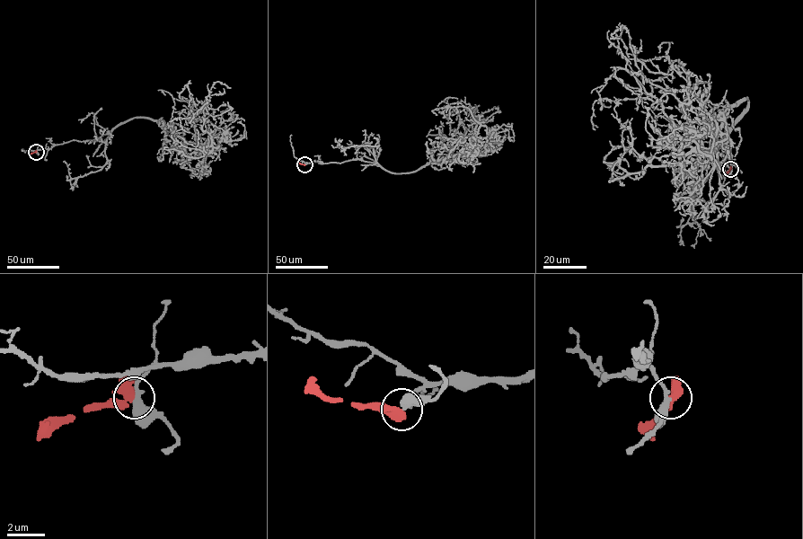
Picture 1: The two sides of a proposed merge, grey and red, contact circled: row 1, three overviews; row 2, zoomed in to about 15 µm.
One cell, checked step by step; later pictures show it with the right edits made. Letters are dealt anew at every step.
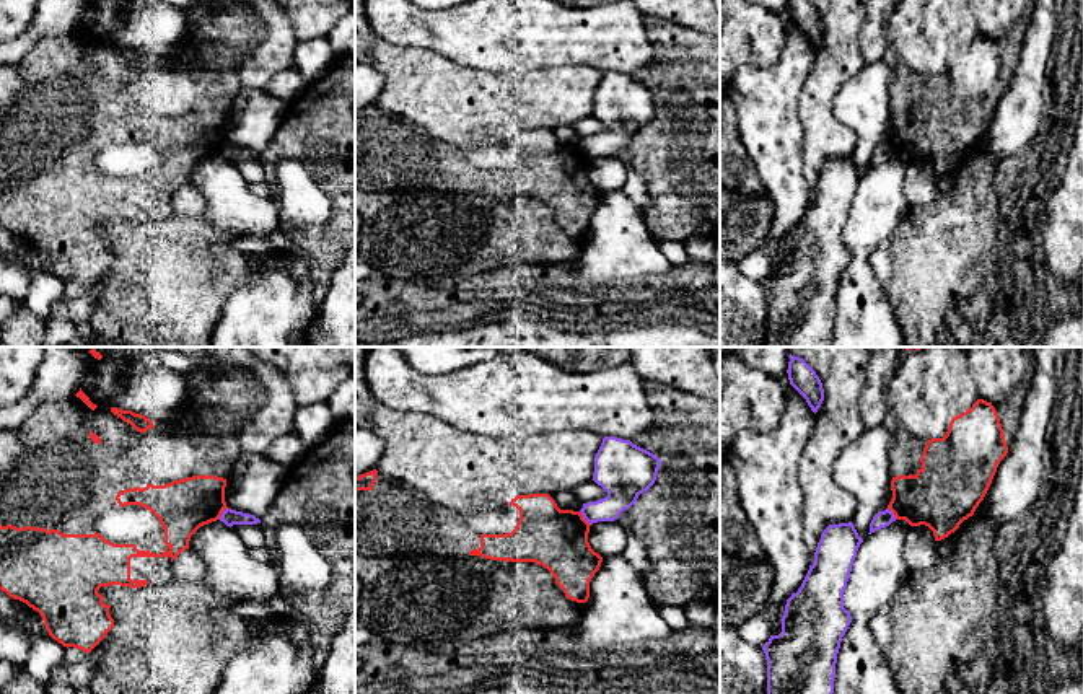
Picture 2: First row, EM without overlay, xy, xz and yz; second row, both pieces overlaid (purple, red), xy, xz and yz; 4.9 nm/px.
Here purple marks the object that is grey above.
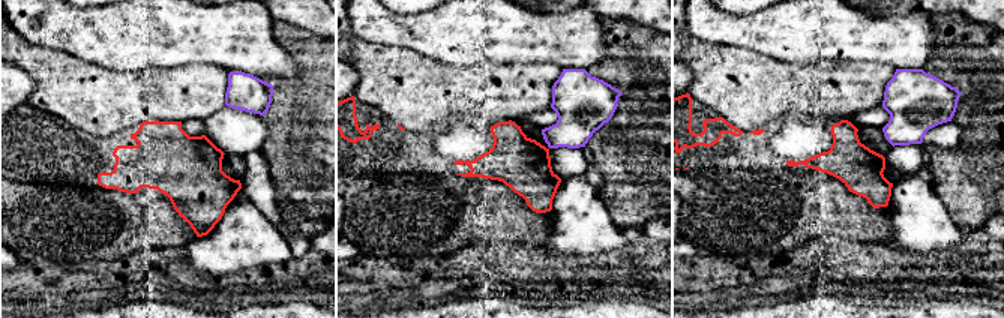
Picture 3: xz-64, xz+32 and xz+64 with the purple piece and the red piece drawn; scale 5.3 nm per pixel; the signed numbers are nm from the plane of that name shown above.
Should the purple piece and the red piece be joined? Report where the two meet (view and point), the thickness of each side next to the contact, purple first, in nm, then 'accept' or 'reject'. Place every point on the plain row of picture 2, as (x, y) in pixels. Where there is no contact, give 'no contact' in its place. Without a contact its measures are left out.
meets purple in xz at (583, 152); 180 nm thick on the purple side, 300 nm on the other; reject

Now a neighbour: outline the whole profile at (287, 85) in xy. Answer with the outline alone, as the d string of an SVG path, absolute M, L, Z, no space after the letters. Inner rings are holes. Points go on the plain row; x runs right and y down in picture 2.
M290 67L275 73L262 90L280 101L292 104L305 94L308 85L309 83L301 78L298 70Z

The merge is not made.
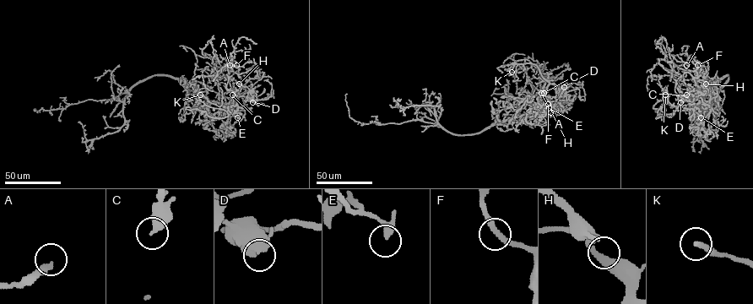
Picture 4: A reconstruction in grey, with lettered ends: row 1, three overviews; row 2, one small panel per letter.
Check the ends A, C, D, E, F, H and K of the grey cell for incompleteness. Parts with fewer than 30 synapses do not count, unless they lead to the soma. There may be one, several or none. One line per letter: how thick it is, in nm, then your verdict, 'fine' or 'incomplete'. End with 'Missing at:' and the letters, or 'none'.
A: calibre 280 nm; fine
C: calibre 440 nm; fine
D: calibre 380 nm; fine
E: calibre 240 nm; fine
F: calibre 200 nm; fine
H: calibre 300 nm; fine
K: calibre 280 nm; fine
Missing at: none

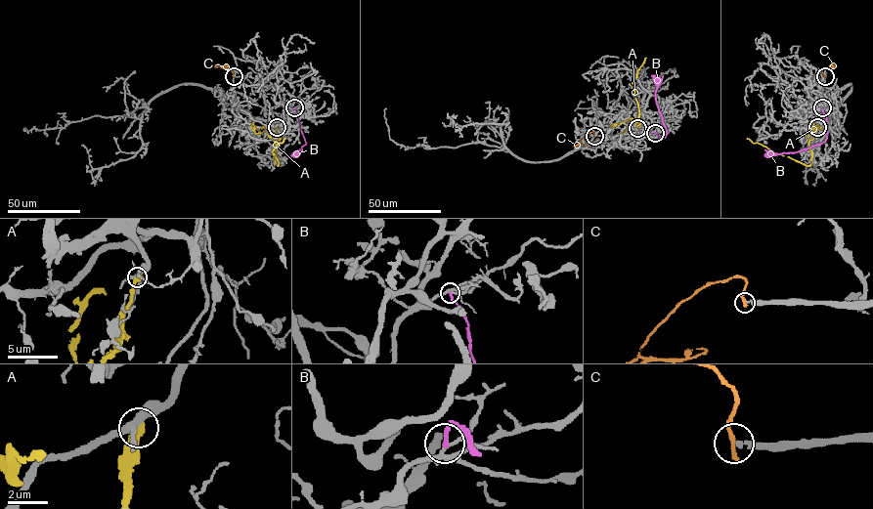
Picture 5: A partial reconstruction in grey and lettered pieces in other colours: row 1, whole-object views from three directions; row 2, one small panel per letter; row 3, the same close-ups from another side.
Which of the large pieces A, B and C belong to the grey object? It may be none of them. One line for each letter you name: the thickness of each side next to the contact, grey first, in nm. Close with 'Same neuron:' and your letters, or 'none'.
Same neuron: none

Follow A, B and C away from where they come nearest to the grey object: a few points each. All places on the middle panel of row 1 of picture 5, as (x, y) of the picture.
A: (637, 128), (638, 120), (635, 119), (637, 121), (634, 122), (639, 109), (632, 83), (646, 58)
B: (655, 133), (662, 138), (667, 132), (655, 100), (655, 91), (663, 75)
C: (593, 135), (593, 132), (589, 132), (578, 144), (588, 142)

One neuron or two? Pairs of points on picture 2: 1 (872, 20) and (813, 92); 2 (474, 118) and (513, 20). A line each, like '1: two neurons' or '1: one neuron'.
1: two neurons
2: two neurons

